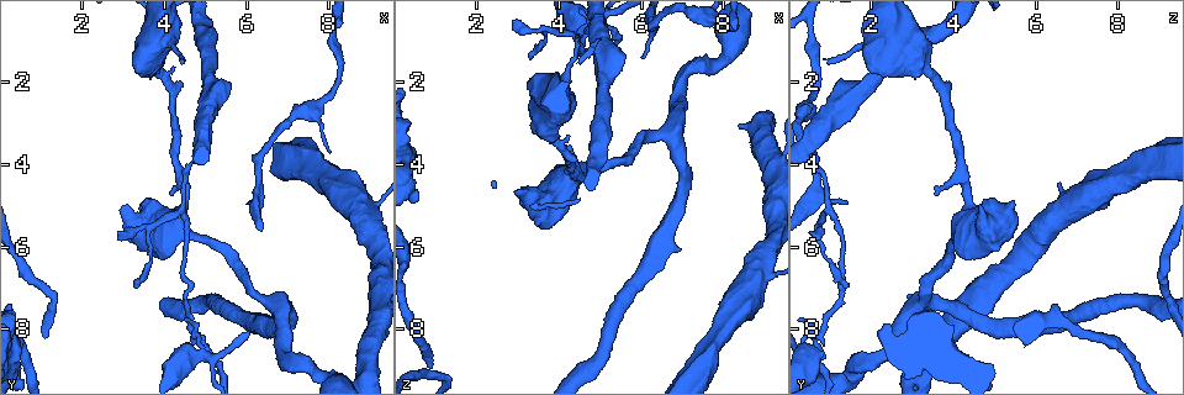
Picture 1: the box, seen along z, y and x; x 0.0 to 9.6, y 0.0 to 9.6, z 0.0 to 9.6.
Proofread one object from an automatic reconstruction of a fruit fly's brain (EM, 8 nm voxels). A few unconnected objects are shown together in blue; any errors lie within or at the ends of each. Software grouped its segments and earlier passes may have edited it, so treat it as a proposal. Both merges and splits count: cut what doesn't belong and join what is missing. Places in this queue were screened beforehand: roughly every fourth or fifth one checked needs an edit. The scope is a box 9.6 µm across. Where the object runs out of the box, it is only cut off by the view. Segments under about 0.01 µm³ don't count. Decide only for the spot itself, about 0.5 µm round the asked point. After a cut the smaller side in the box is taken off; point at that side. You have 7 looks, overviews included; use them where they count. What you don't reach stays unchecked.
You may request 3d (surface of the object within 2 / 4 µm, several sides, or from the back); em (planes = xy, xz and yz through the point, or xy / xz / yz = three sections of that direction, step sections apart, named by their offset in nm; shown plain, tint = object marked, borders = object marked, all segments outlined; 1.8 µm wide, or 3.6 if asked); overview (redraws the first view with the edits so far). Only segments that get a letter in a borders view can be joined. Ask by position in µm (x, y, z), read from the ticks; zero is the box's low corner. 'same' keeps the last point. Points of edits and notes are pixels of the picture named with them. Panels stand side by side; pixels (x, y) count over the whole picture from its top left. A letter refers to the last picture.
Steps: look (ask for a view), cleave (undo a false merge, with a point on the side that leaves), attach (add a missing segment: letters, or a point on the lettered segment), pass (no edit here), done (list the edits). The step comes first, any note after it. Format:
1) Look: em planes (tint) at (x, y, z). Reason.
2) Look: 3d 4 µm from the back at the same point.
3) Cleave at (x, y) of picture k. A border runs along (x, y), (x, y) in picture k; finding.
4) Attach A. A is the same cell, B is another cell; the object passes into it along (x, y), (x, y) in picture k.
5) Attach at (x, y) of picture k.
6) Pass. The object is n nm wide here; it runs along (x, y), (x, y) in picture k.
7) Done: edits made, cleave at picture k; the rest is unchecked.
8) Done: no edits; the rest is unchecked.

Look: em xz step 16 (borders) at (4.45, 1.50, 0.95). An open end.

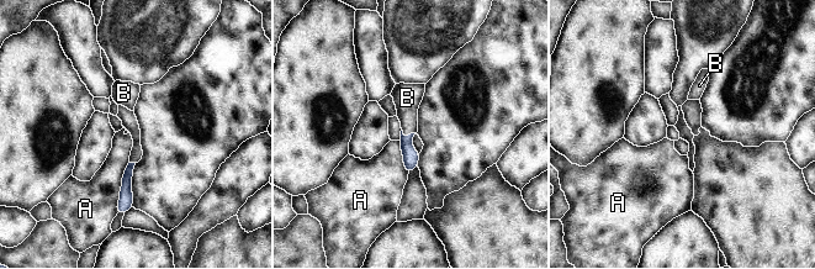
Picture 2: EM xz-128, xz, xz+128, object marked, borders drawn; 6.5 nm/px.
Attach B. The object is 100 nm wide here; B is the same cell, A is another cell; the neuron continues.

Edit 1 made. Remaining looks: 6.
Look: overview. Redraw.

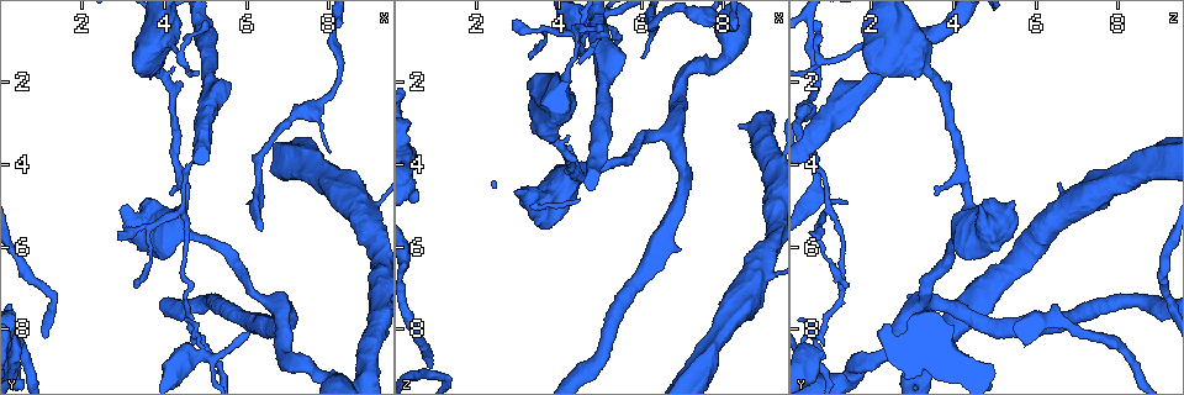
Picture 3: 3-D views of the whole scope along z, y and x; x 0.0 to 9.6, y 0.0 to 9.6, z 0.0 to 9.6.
Look: em 3.6 µm planes (borders) at (9.05, 5.05, 6.75). Thick turns thin.

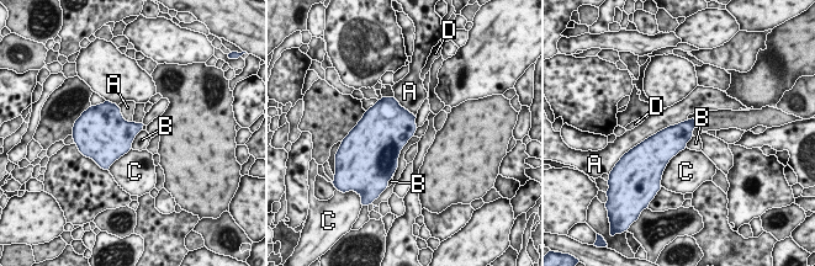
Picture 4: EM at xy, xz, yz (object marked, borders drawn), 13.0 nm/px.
Pass. The object is 360 nm wide here; A, B, C and D are other cells; a border runs along (142, 129), (136, 136), (131, 148) in picture 4; all the same neuron.

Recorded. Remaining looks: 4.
Look: em 3.6 µm planes (plain) at (4.45, 5.65, 4.10). Sharp bend.

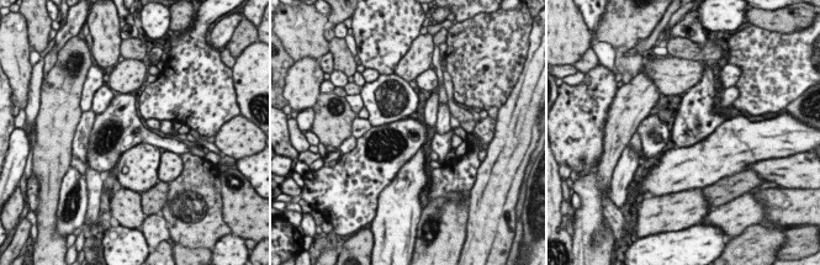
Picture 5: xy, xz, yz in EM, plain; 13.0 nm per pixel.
Look: em 3.6 µm planes (borders) at the same point.

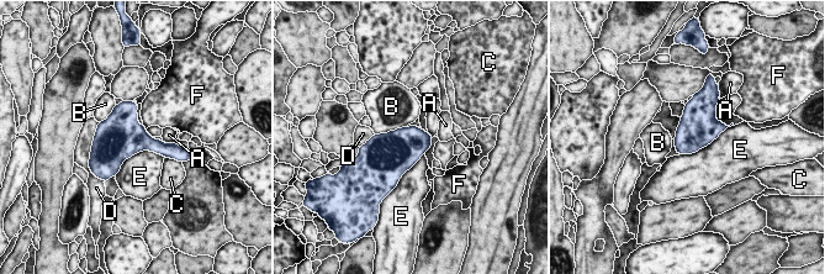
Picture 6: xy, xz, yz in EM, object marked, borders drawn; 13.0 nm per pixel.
Pass. A, B, C, D, E and F are other cells; a border runs along (406, 126), (375, 135) in picture 6; continuous, no second neuron.

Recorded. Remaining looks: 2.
Done: edits made, attach at picture 2; the rest is unchecked.

